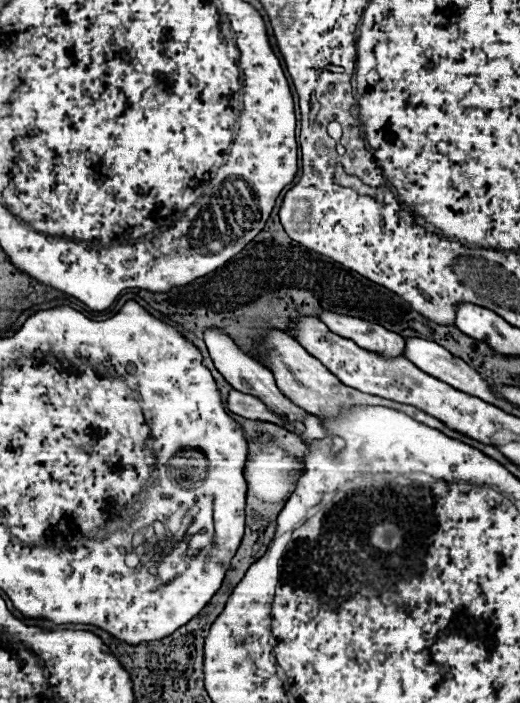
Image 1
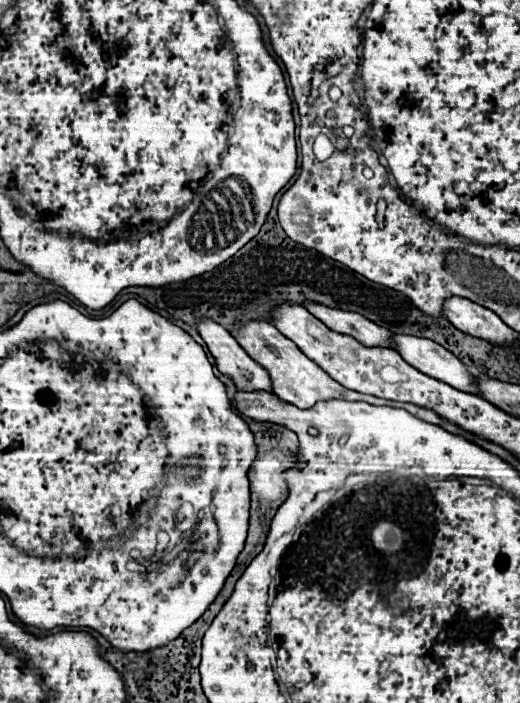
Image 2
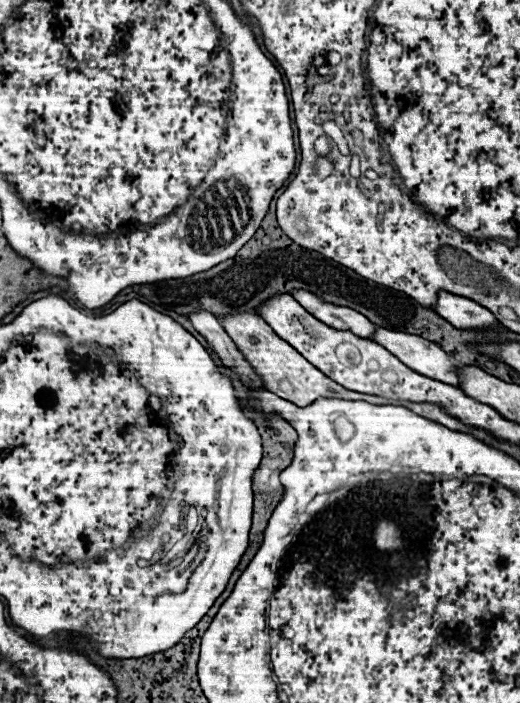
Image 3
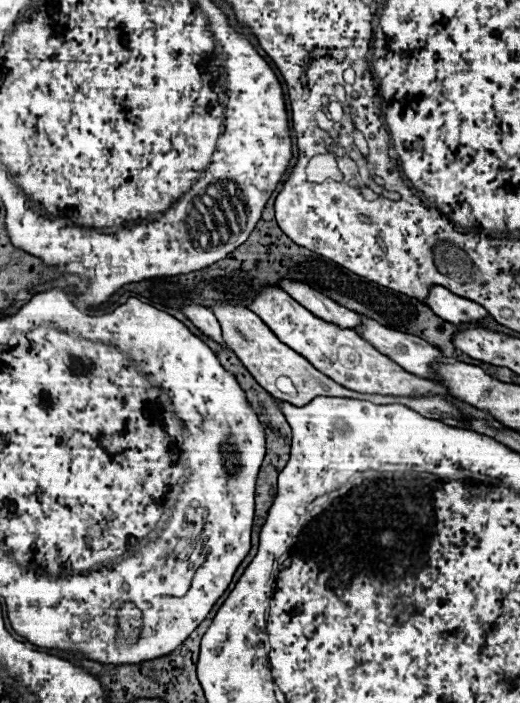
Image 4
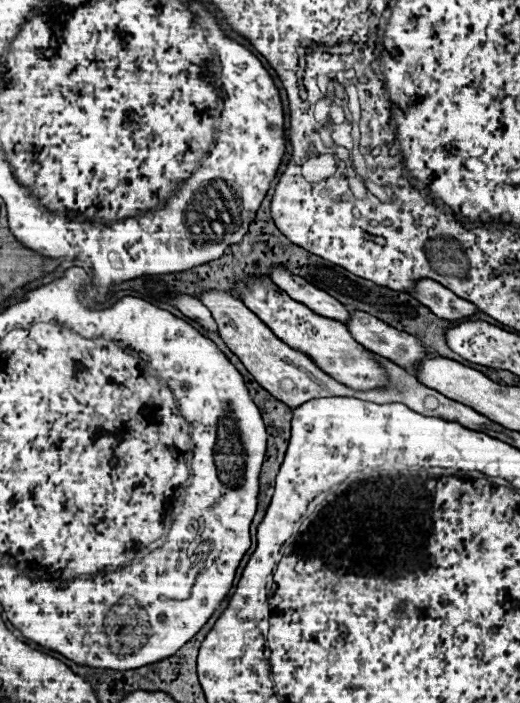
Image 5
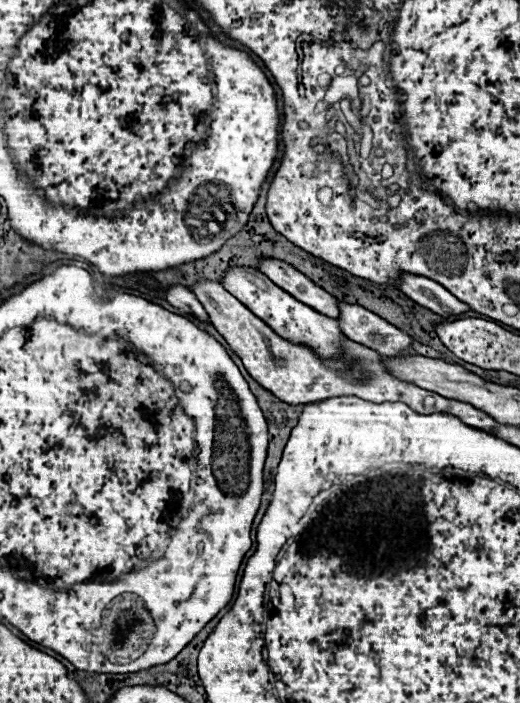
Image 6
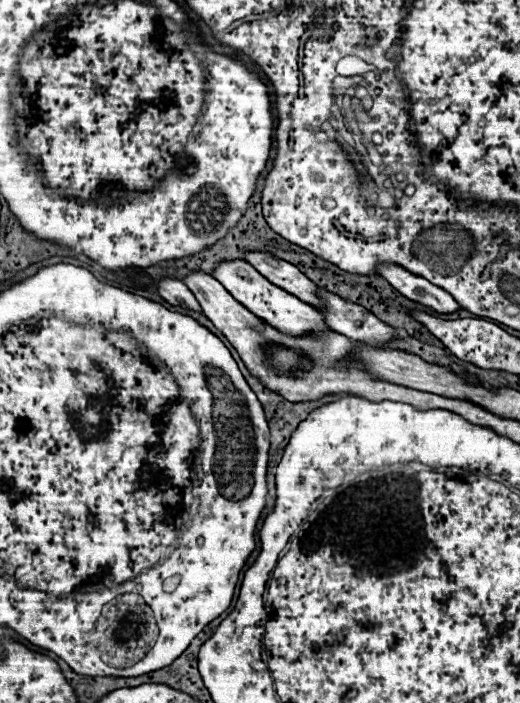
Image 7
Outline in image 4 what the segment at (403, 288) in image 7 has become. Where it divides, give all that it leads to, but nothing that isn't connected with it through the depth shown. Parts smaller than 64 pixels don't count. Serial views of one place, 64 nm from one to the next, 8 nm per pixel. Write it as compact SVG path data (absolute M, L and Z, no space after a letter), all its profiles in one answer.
M432 286L426 304L434 310L436 316L452 324L472 324L490 316L480 304L474 304L462 296L454 296L442 286Z

